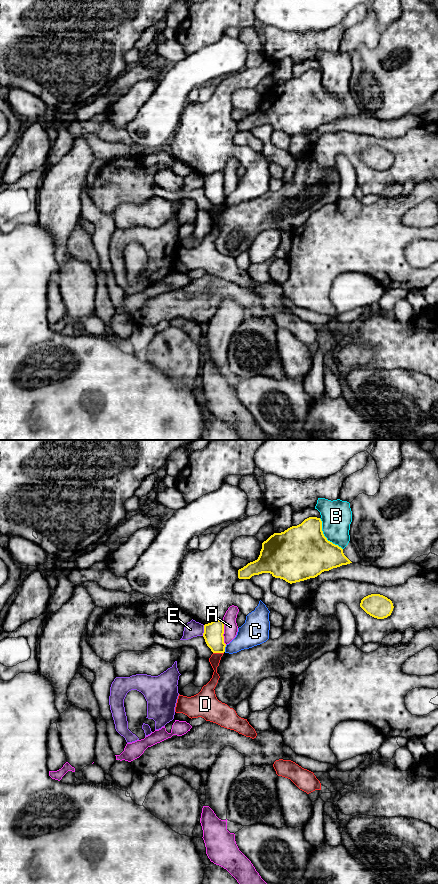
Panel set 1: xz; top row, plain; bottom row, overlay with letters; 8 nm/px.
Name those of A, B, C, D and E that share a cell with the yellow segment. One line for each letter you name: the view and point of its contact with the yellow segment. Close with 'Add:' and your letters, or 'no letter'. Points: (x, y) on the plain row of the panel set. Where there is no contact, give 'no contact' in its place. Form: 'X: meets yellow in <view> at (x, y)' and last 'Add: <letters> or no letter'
Add: no letter

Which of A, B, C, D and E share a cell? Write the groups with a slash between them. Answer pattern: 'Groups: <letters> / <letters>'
Groups: A / B / C / D / E

